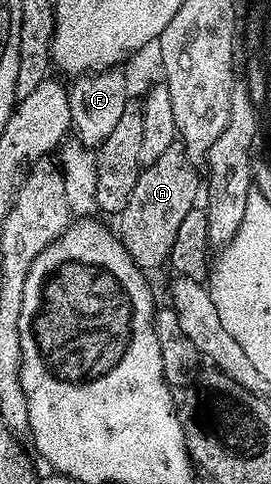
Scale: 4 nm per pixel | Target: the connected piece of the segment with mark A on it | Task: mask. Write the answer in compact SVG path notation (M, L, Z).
M180 141L169 145L153 164L142 166L135 189L127 197L127 205L119 214L119 238L127 253L131 253L136 267L152 273L156 267L164 268L168 264L179 224L199 203L197 171L198 168L187 157L185 146Z

